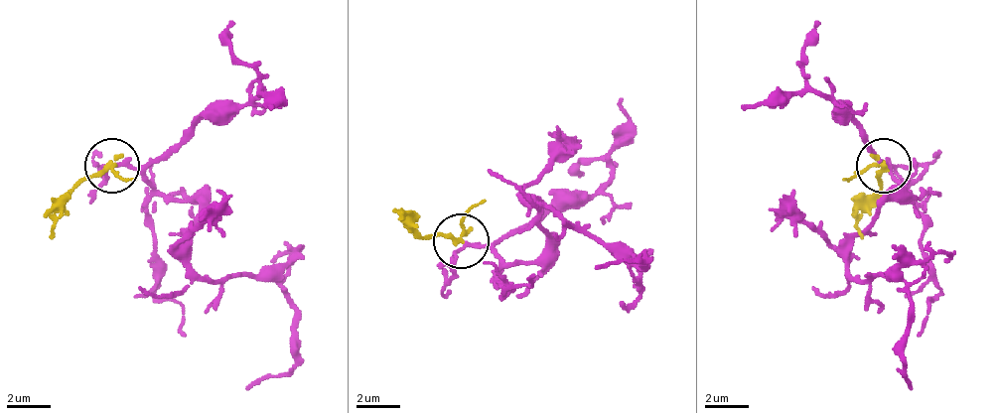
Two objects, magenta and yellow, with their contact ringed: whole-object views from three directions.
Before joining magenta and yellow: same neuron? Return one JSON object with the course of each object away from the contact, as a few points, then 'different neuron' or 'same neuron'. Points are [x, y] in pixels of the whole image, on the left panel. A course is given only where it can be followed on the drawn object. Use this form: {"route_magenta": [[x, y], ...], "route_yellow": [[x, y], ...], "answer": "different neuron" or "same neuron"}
{"route_magenta": [[113, 164], [201, 207], [190, 240], [201, 273], [266, 273], [283, 290], [294, 366], [244, 388]], "route_yellow": [[113, 164], [74, 186], [53, 213], [53, 240]], "answer": "same neuron"}

